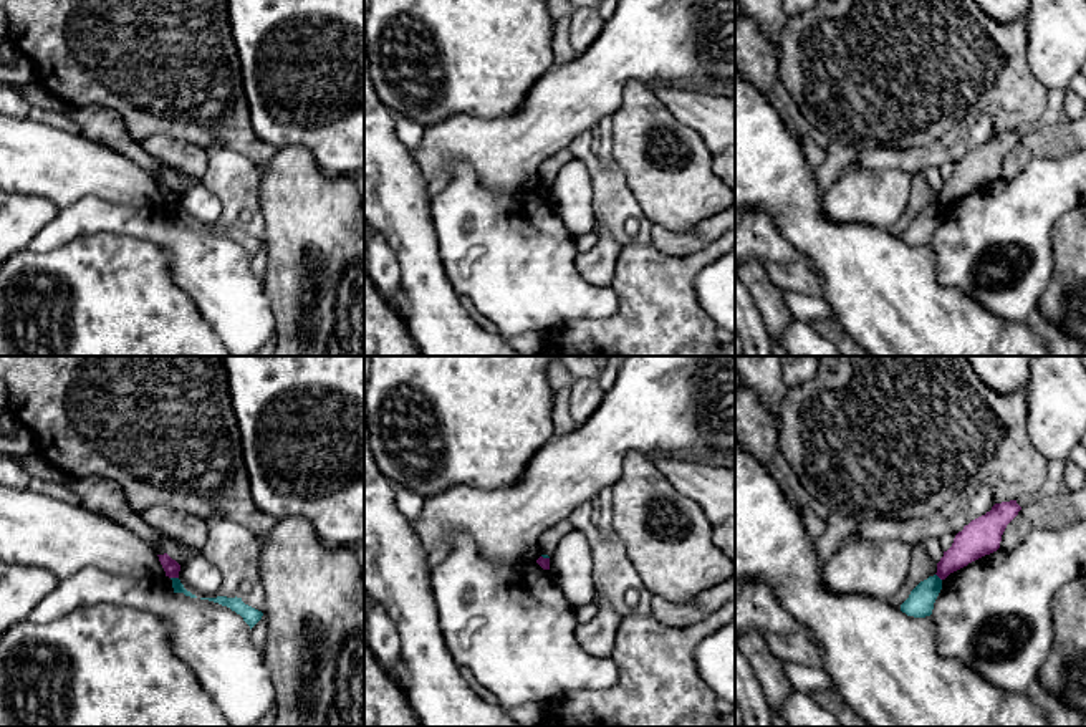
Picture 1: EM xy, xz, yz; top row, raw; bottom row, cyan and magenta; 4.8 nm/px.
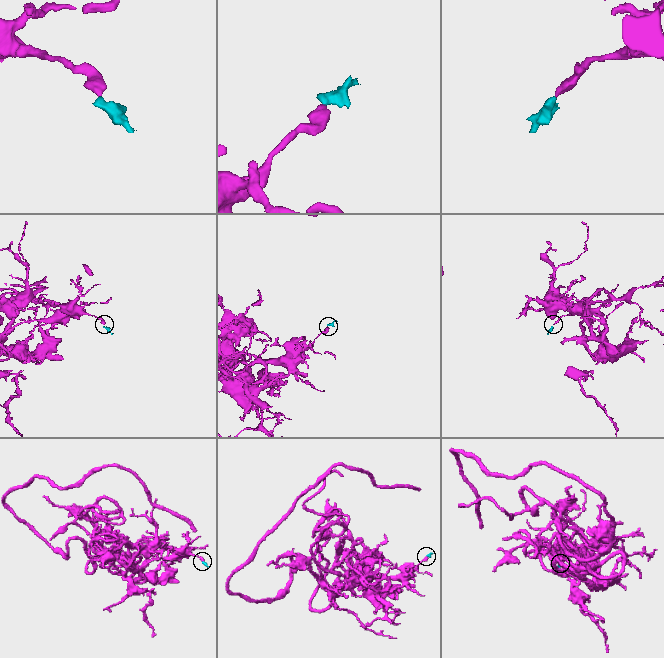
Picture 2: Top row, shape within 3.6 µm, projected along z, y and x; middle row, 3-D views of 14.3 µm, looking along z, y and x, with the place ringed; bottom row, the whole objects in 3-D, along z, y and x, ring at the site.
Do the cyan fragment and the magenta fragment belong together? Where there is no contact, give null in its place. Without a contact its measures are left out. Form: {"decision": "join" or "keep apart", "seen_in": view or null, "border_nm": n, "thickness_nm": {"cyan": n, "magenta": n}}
{"decision": "keep apart", "seen_in": "xy", "border_nm": 40, "thickness_nm": {"cyan": 50, "magenta": 80}}

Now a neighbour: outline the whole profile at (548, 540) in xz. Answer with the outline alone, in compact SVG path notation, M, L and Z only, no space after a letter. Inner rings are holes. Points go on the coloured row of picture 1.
M571 517L546 528L538 540L540 553L550 556L558 543L563 540L563 537L568 535L571 530L574 530Z

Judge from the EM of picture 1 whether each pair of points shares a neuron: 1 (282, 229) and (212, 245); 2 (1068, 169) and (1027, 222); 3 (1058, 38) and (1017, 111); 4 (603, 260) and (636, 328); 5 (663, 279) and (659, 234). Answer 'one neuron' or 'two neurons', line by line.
1: two neurons
2: one neuron
3: two neurons
4: two neurons
5: two neurons

